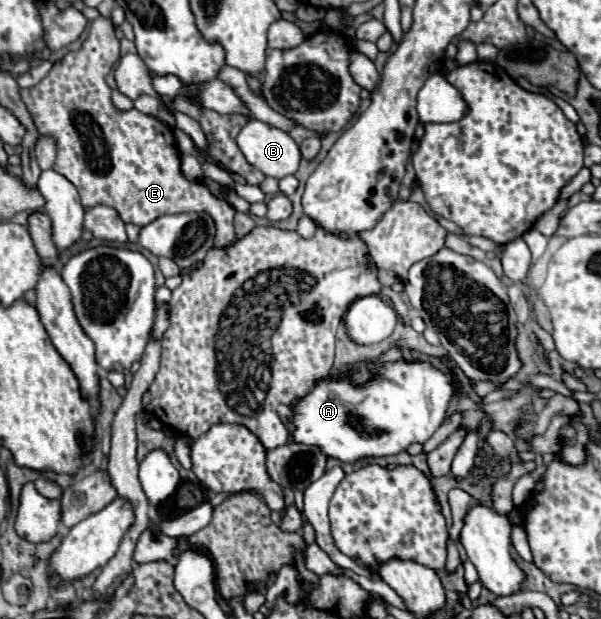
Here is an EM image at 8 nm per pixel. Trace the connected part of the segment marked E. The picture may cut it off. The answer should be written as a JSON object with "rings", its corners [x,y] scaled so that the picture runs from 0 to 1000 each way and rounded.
{"rings":[[[160,29],[150,39],[146,61],[133,81],[113,84],[100,103],[90,103],[80,123],[57,142],[33,145],[43,174],[53,184],[53,194],[63,207],[67,220],[87,220],[93,233],[93,262],[90,275],[116,291],[130,313],[140,339],[150,339],[163,330],[183,333],[196,342],[206,359],[220,359],[226,365],[243,365],[263,349],[296,346],[296,342],[349,342],[359,359],[359,384],[356,397],[373,401],[389,388],[389,336],[363,323],[349,313],[349,307],[333,294],[316,294],[300,278],[300,249],[293,239],[293,226],[286,207],[266,197],[256,187],[243,187],[230,178],[196,181],[183,165],[183,142],[176,136],[176,120],[200,97],[200,68],[190,58],[190,39],[183,29]]]}

